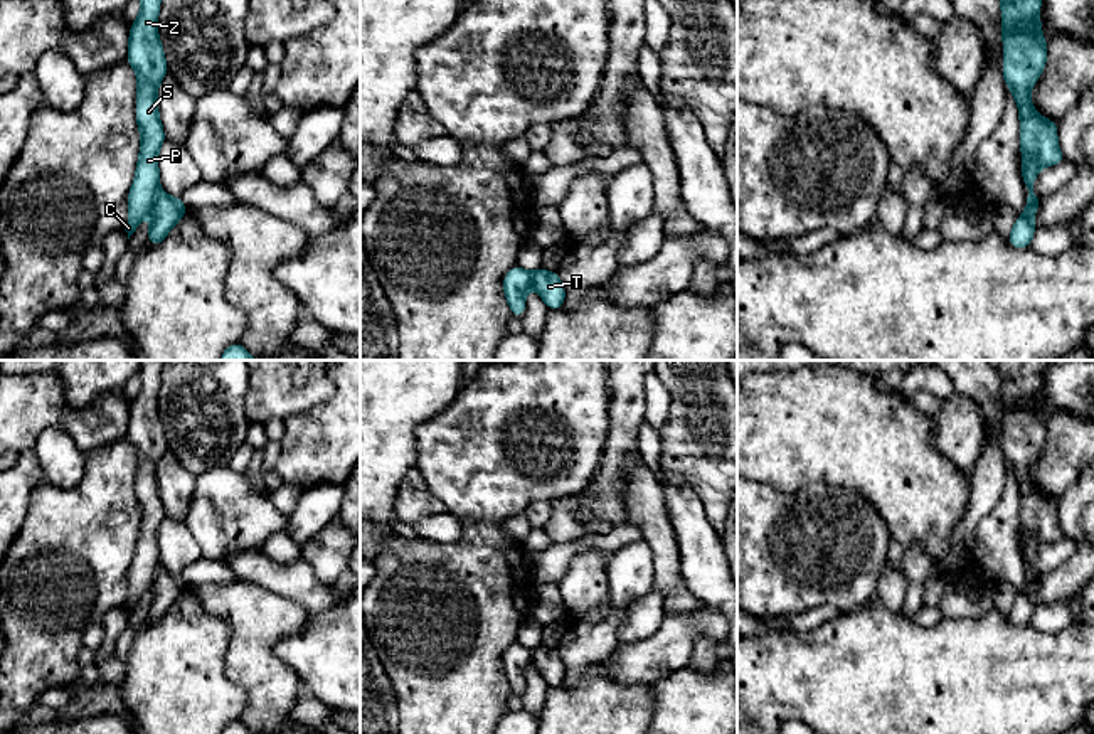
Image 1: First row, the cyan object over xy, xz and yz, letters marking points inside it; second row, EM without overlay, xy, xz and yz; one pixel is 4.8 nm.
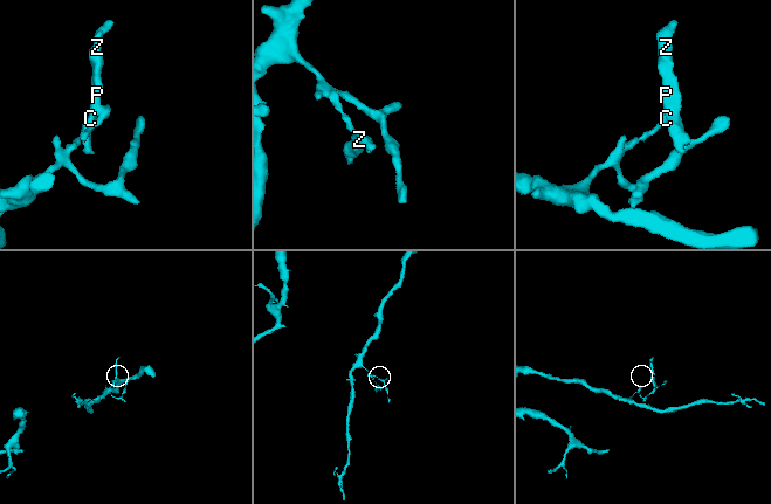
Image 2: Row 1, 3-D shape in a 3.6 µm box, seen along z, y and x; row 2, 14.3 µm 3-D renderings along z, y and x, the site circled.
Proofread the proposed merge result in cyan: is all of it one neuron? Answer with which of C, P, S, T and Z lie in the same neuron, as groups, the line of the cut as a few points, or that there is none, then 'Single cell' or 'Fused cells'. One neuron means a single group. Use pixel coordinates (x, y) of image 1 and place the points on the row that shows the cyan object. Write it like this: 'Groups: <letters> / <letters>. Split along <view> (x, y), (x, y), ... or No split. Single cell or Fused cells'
Groups: C P S Z / T. Split along xy (159, 191), (150, 211). Fused cells

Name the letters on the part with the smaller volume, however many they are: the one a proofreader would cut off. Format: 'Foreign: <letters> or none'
Foreign: C, P, S, Z

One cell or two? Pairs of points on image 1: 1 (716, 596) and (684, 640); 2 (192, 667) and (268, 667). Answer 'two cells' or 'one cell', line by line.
1: two cells
2: two cells

